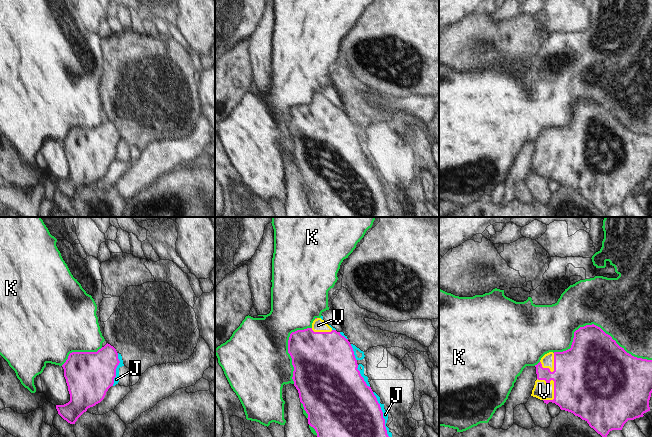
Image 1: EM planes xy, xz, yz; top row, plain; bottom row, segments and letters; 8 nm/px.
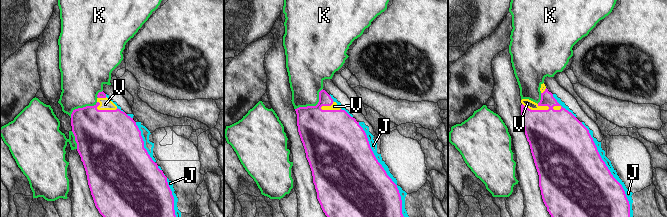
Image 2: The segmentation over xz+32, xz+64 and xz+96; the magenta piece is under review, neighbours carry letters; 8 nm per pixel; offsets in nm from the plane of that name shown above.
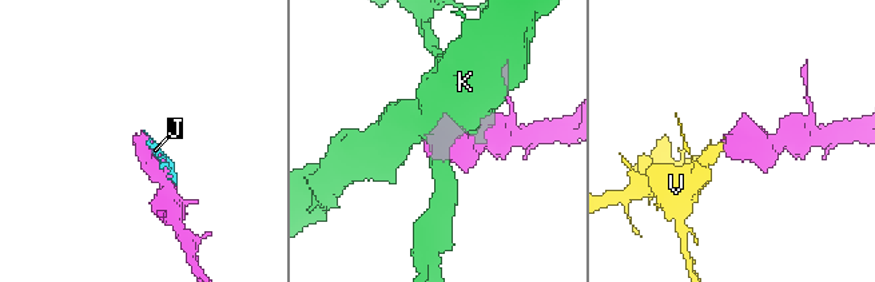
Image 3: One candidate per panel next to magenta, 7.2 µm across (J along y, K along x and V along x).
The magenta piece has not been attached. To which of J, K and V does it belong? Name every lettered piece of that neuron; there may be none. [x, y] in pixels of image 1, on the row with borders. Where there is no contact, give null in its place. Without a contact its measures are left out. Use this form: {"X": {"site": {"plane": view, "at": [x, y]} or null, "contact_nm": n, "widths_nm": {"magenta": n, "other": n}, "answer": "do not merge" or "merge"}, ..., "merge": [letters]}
{"J": {"site": {"plane": "xz", "at": [382, 414]}, "contact_nm": 380, "widths_nm": {"magenta": 440, "other": 50}, "answer": "do not merge"}, "K": {"site": {"plane": "yz", "at": [597, 326]}, "contact_nm": 800, "widths_nm": {"magenta": 420, "other": 480}, "answer": "do not merge"}, "V": {"site": {"plane": "yz", "at": [554, 383]}, "contact_nm": 220, "widths_nm": {"magenta": 500, "other": 140}, "answer": "merge"}, "merge": ["V"]}

